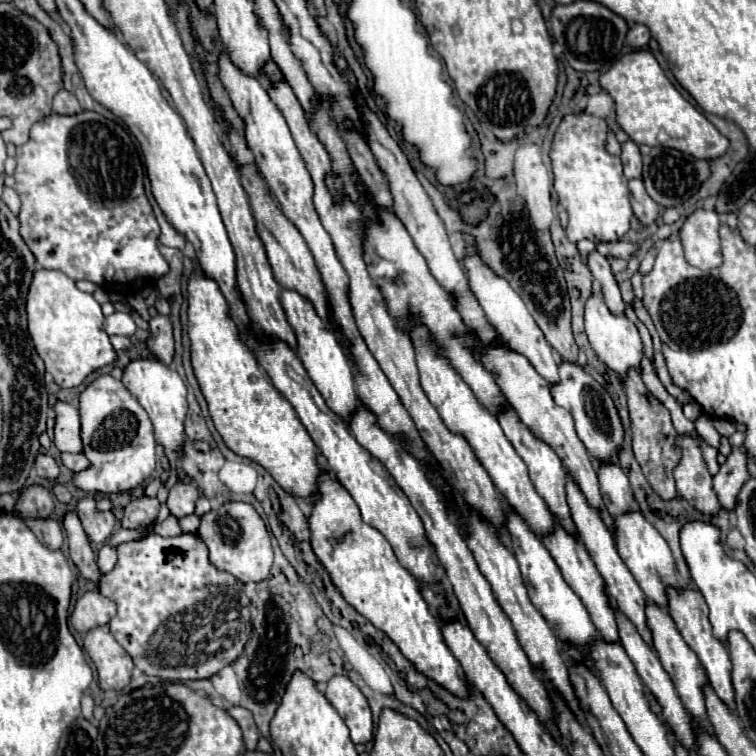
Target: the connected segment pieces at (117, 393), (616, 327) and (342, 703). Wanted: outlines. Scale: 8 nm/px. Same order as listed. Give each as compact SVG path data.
M100 374L94 382L86 386L86 390L80 394L80 420L82 420L82 442L84 442L84 454L88 460L92 460L92 468L74 474L74 484L86 492L102 492L102 494L116 494L122 490L132 490L138 484L142 484L156 466L156 440L154 440L154 428L146 414L146 410L140 406L136 396L116 378L110 374Z
M600 290L592 292L586 300L586 314L584 314L586 334L590 340L590 346L598 354L598 358L612 368L618 376L624 376L630 368L636 368L640 372L640 360L642 360L642 340L638 334L638 328L632 320L626 318L626 314L614 314L604 302L604 294Z
M334 676L328 680L328 688L326 688L326 698L330 700L330 704L338 710L338 714L342 716L342 720L346 722L346 726L350 728L350 738L354 744L368 744L372 740L372 732L374 732L374 720L372 720L372 712L368 706L366 696L360 692L360 688L348 678L348 676Z

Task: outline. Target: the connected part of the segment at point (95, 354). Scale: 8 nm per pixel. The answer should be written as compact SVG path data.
M40 268L34 272L32 284L28 290L28 298L26 298L26 312L28 312L28 332L32 336L34 348L46 364L46 372L50 372L54 376L54 382L58 386L62 386L62 388L80 386L88 374L92 374L94 370L116 360L116 352L110 344L110 338L102 330L104 314L100 310L100 304L94 300L92 294L78 290L76 282L68 276L64 276L62 272L46 270L46 268Z

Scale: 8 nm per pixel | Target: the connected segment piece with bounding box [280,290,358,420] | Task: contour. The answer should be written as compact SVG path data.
M284 290L280 298L282 298L286 318L298 340L298 346L296 346L298 358L302 360L308 376L312 378L318 392L324 396L328 408L332 412L336 412L340 418L348 420L350 412L358 406L358 396L354 392L354 382L352 382L354 376L352 376L352 368L348 366L348 358L346 358L344 350L340 348L336 336L324 328L324 322L316 316L316 312L314 312L312 304L308 304L308 300L304 300L298 292L288 292L288 290Z

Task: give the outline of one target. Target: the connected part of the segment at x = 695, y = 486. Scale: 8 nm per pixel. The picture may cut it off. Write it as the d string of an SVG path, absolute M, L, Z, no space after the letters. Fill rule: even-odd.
M678 434L676 446L680 450L680 460L674 468L678 494L686 498L696 510L716 514L720 510L720 502L712 488L712 474L708 472L702 456L702 438Z

